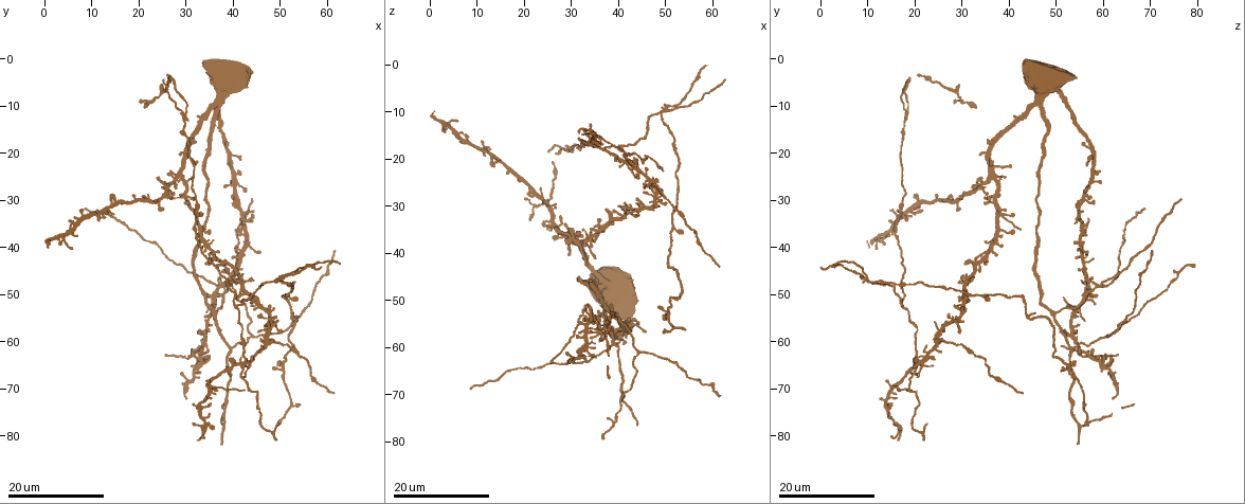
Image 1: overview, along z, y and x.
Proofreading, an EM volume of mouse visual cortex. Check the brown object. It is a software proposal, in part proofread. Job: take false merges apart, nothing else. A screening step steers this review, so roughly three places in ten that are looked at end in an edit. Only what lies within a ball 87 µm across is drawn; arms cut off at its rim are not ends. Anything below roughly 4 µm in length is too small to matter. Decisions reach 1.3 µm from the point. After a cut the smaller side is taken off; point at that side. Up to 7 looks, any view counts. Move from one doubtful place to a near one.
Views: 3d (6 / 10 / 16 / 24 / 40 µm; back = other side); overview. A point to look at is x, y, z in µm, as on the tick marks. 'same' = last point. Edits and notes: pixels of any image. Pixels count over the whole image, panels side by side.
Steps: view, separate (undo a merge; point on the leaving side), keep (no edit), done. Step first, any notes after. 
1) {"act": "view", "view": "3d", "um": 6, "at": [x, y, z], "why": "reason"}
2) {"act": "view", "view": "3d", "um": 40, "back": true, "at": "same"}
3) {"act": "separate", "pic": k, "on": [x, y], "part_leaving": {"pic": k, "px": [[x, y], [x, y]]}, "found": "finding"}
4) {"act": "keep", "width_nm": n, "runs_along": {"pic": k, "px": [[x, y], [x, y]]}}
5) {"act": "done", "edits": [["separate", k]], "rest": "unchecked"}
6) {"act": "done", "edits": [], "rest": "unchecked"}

{"act": "view", "view": "3d", "um": 16, "at": [38.5, 48.5, 59.0], "why": "looks like a crossing"}

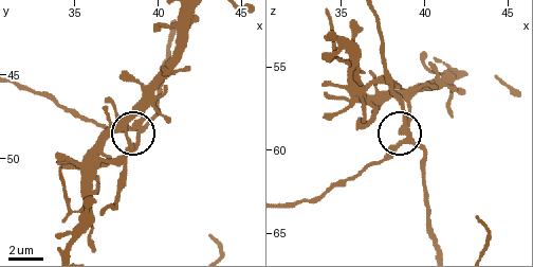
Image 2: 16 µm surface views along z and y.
{"act": "view", "view": "3d", "um": 6, "at": [38.9, 48.2, 58.9]}

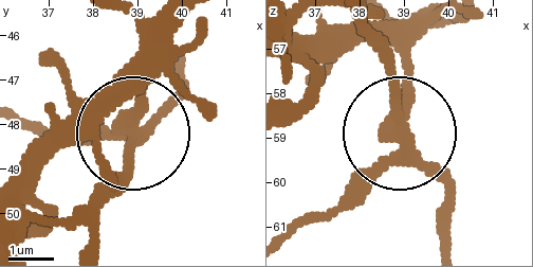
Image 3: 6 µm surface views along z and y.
{"act": "keep", "arms": 4, "runs_along": {"pic": 3, "px": [[434, 24], [400, 70], [400, 130], [400, 92], [366, 24]]}, "found": "continuous, no second cell"}

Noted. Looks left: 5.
{"act": "view", "view": "3d", "um": 16, "at": [39.0, 61.0, 53.5], "why": "arms part here"}

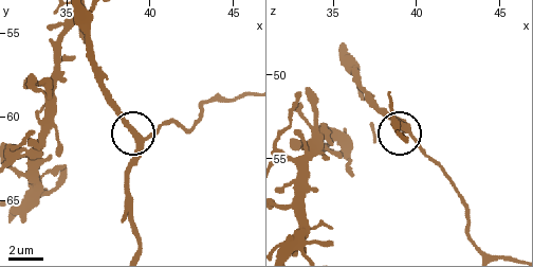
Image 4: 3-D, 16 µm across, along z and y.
{"act": "view", "view": "3d", "um": 10, "at": [39.5, 61.6, 53.5]}

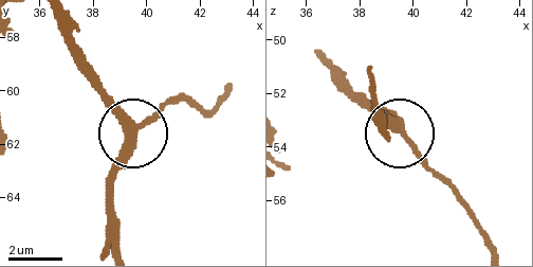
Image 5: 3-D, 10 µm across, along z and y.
{"act": "keep", "width_nm": 280, "runs_along": {"pic": 5, "px": [[60, 22], [88, 77], [131, 132], [126, 159], [106, 184]]}, "found": "continuous, no second cell"}

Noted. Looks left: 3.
{"act": "view", "view": "3d", "um": 16, "at": [45.0, 59.5, 61.0], "why": "arms part here"}

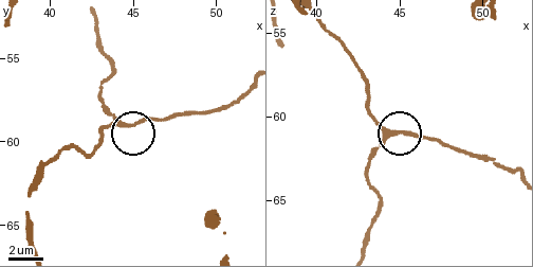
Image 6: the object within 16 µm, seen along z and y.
{"act": "view", "view": "3d", "um": 10, "at": [44.5, 58.9, 61.0], "why": "zoom in"}

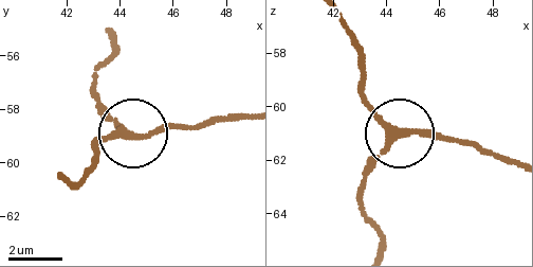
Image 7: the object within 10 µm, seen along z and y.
{"act": "keep", "arms": 3, "runs_along": {"pic": 7, "px": [[336, 18], [355, 46], [364, 93], [396, 135], [362, 180]]}, "found": "continuous, no second cell"}

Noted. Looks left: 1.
{"act": "done", "edits": [], "rest": "unchecked"}

